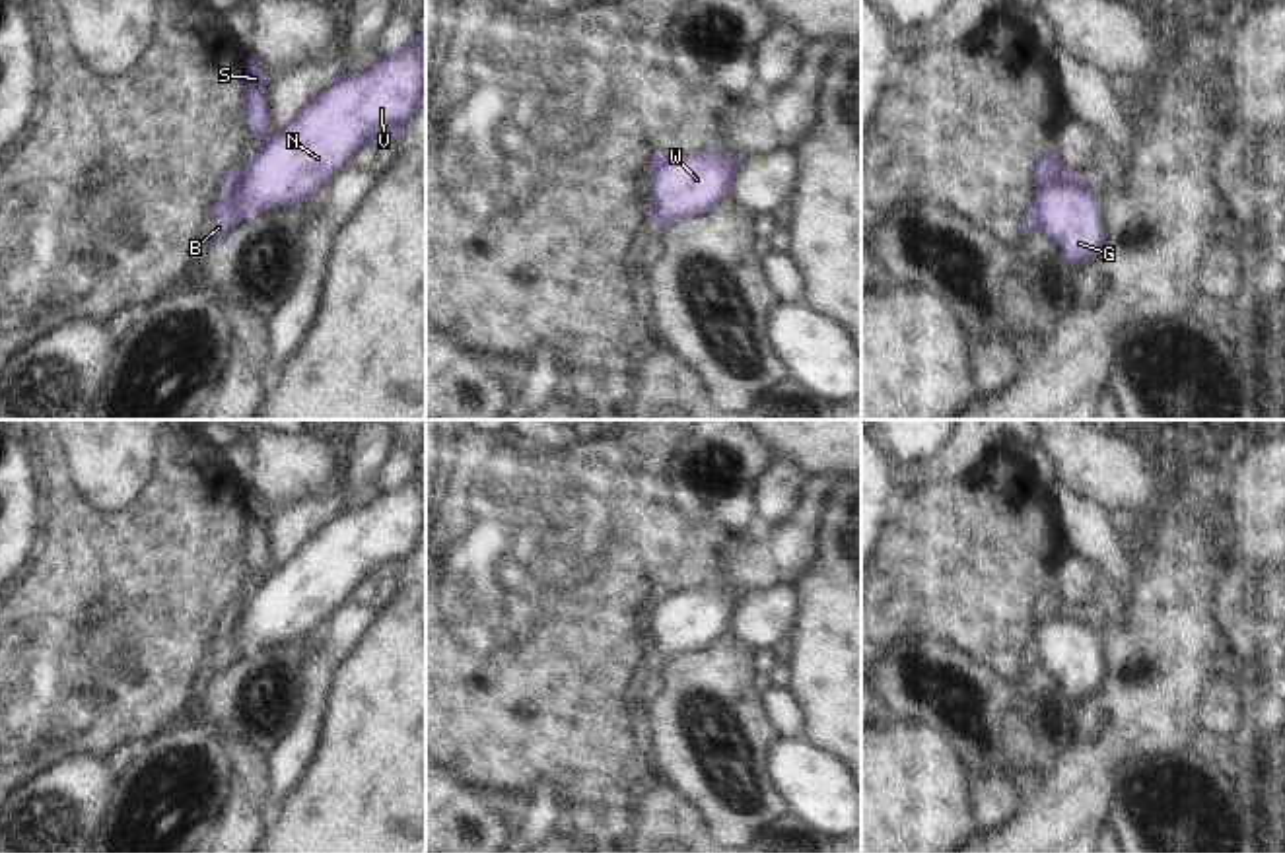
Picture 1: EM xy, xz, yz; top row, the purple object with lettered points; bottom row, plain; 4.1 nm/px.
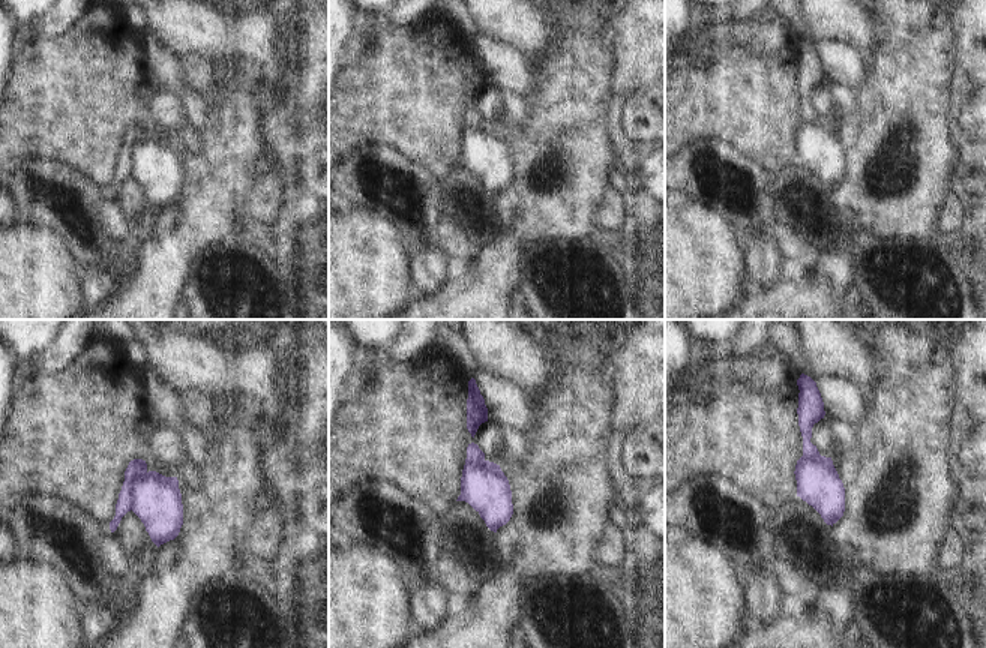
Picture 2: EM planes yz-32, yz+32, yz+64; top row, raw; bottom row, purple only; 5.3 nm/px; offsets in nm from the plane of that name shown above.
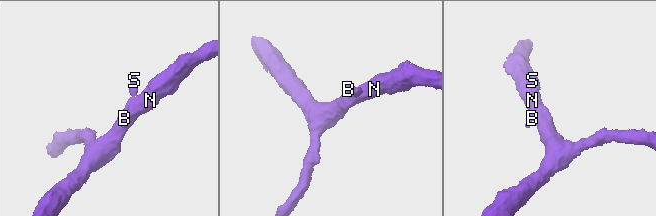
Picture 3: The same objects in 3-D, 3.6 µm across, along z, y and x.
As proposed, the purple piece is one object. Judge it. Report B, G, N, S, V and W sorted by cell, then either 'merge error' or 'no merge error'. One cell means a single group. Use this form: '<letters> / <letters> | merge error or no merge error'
B S / G N V W | merge error

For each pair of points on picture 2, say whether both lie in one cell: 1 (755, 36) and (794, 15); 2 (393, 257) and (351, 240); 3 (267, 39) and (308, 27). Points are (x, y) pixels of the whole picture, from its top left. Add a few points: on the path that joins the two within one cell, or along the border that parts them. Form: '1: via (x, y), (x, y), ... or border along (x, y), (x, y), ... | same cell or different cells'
1: border along (782, 15), (805, 33) | different cells
2: via (383, 257), (368, 257), (362, 251) | same cell
3: border along (282, 18), (281, 60), (285, 69) | different cells

